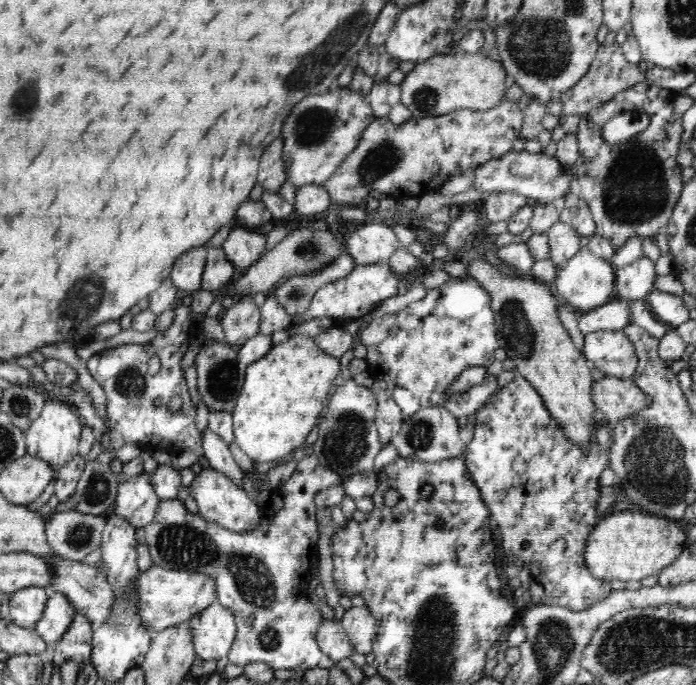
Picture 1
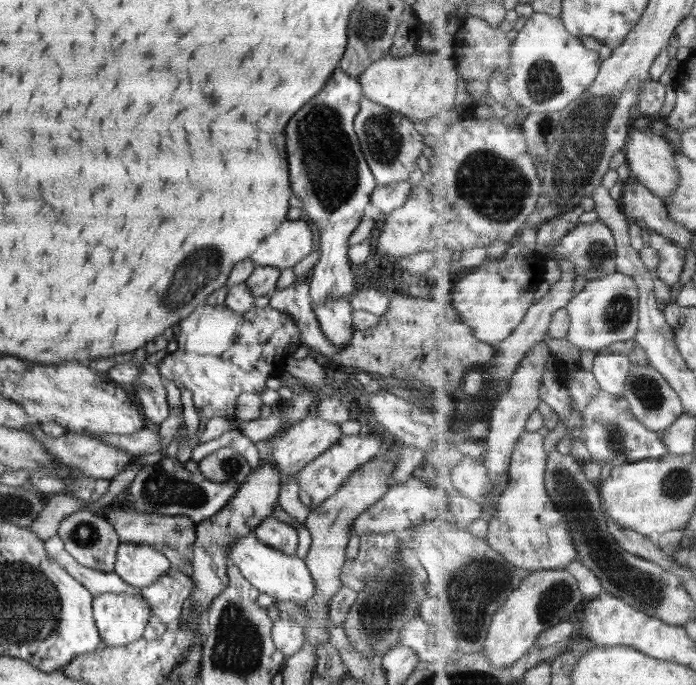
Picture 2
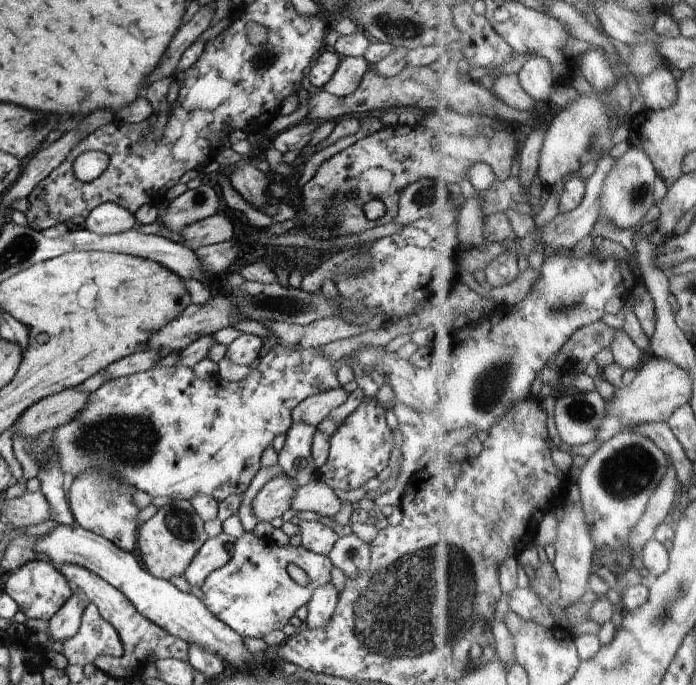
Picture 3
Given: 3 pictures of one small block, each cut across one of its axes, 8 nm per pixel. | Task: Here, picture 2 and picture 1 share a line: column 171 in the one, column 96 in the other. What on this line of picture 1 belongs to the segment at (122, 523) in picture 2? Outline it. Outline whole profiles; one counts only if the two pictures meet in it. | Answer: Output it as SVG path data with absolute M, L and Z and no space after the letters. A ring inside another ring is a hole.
M68 510L52 515L51 520L45 524L45 531L48 544L56 555L80 563L85 556L101 546L105 526L105 516L86 515L74 510Z

